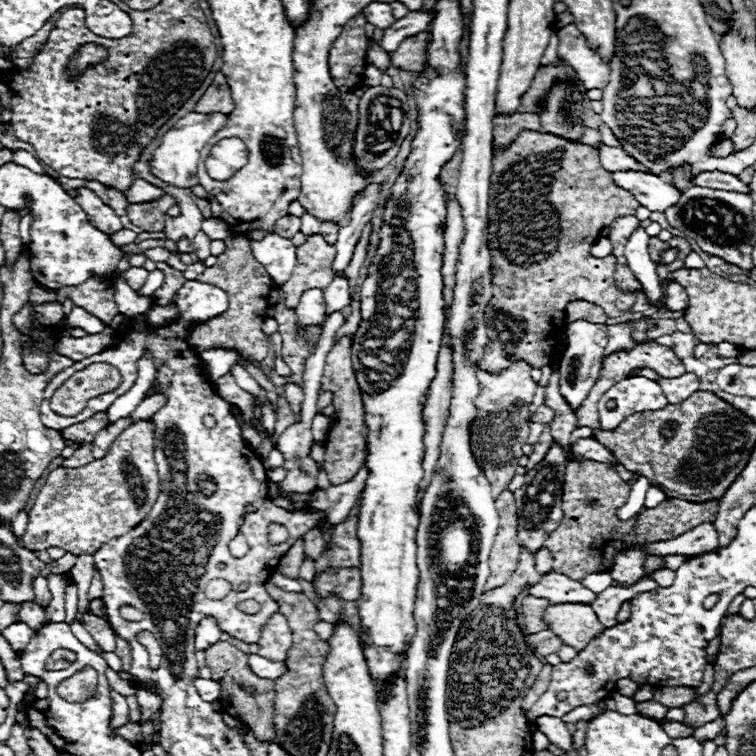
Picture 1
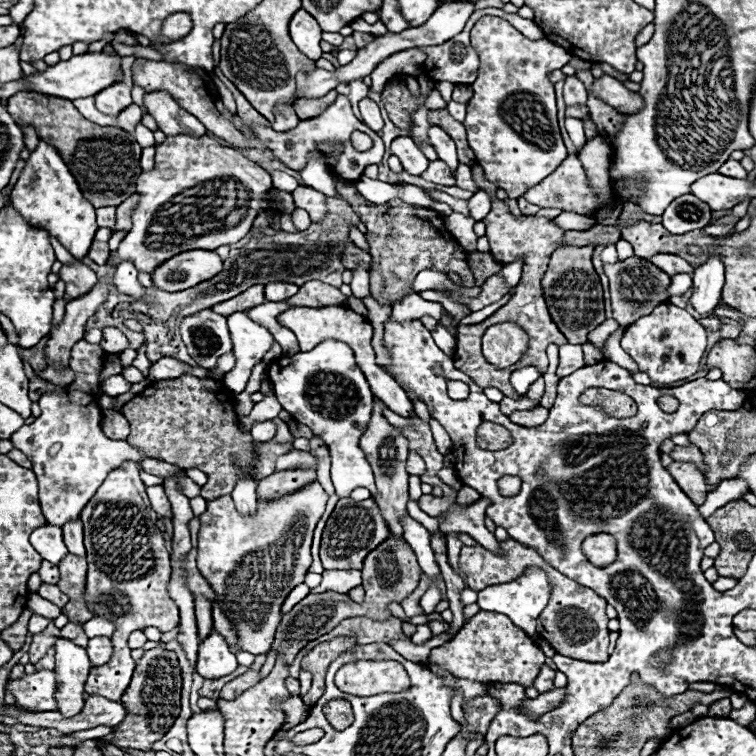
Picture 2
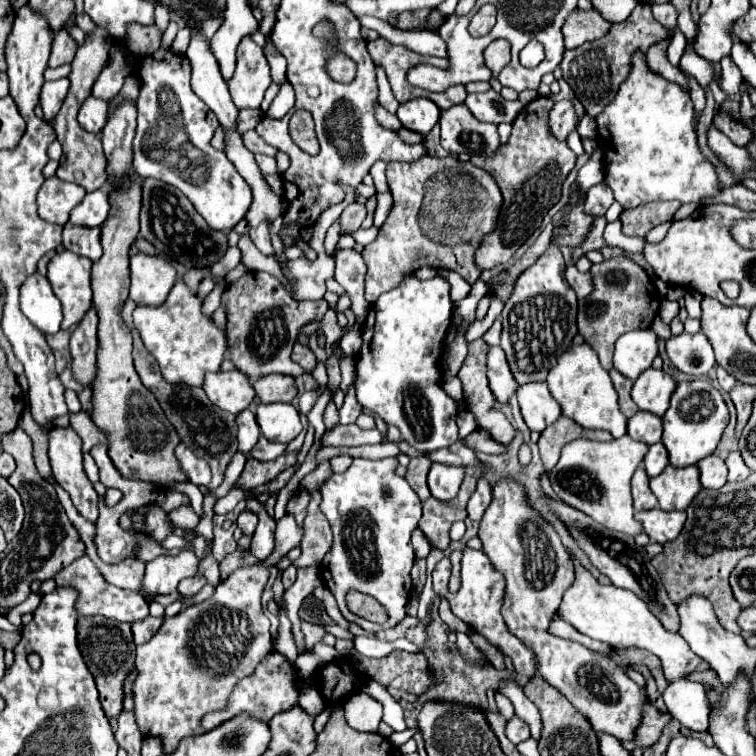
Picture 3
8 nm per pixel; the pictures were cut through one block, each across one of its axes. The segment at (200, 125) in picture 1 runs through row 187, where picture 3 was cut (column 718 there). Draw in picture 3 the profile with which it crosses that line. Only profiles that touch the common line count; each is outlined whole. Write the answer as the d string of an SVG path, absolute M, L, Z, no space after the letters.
M634 52L628 80L624 80L616 98L596 116L600 150L602 150L602 128L608 130L608 142L604 142L608 146L608 154L604 154L606 162L604 184L608 184L608 188L614 194L614 200L620 202L624 210L638 208L638 204L664 202L664 200L702 202L704 198L714 198L722 190L716 166L700 152L694 128L694 114L696 110L690 92L680 84L662 78L652 68L648 68L644 52Z

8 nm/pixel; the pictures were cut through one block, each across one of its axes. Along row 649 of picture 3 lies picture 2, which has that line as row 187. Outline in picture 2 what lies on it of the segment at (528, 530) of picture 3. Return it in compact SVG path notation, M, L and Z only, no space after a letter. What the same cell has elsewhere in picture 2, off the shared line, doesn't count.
M568 156L554 170L554 174L546 176L538 186L532 186L530 190L526 190L524 198L530 204L536 204L540 208L572 210L580 204L580 214L598 210L596 208L598 200L588 188L586 174L576 156Z

